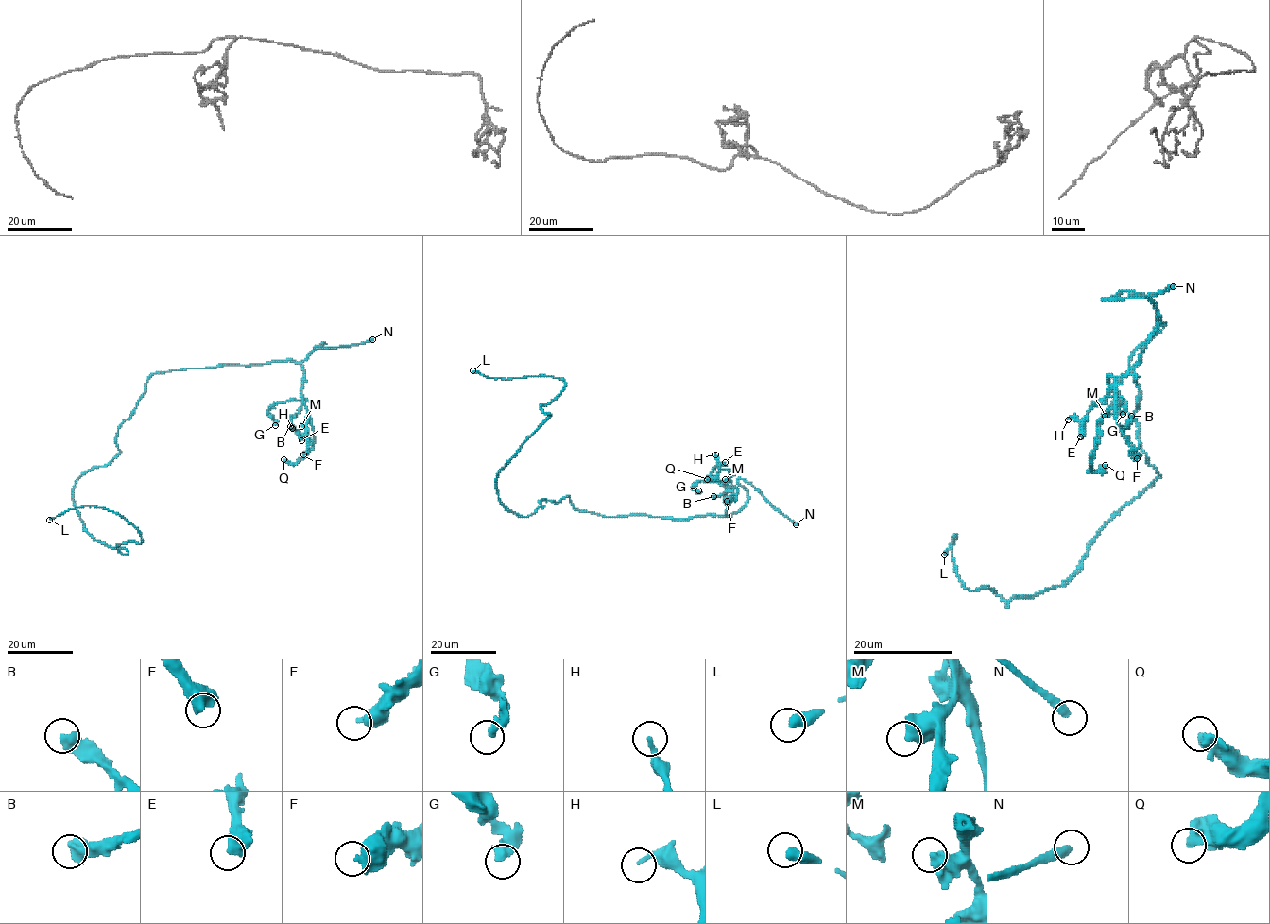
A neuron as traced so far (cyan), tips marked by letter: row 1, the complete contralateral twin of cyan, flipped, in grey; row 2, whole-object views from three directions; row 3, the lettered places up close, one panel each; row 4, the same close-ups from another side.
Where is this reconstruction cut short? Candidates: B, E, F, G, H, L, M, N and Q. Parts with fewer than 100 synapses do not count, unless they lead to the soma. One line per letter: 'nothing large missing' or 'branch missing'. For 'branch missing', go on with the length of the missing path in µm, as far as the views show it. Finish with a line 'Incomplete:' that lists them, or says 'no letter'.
B: nothing large missing
E: nothing large missing
F: nothing large missing
G: nothing large missing
H: nothing large missing
L: nothing large missing
M: nothing large missing
N: branch missing; missing 130 µm
Q: nothing large missing
Incomplete: N

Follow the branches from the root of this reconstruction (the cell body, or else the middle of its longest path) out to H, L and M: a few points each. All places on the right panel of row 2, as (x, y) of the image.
H: (1140, 442), (1138, 385), (1129, 356), (1160, 331), (1159, 318), (1141, 357), (1108, 396), (1083, 419), (1068, 419)
L: (1140, 442), (1160, 475), (1060, 585), (1007, 606), (989, 588), (964, 585), (956, 535), (944, 555)
M: (1140, 442), (1138, 385), (1129, 356), (1160, 331), (1159, 318), (1105, 416)

